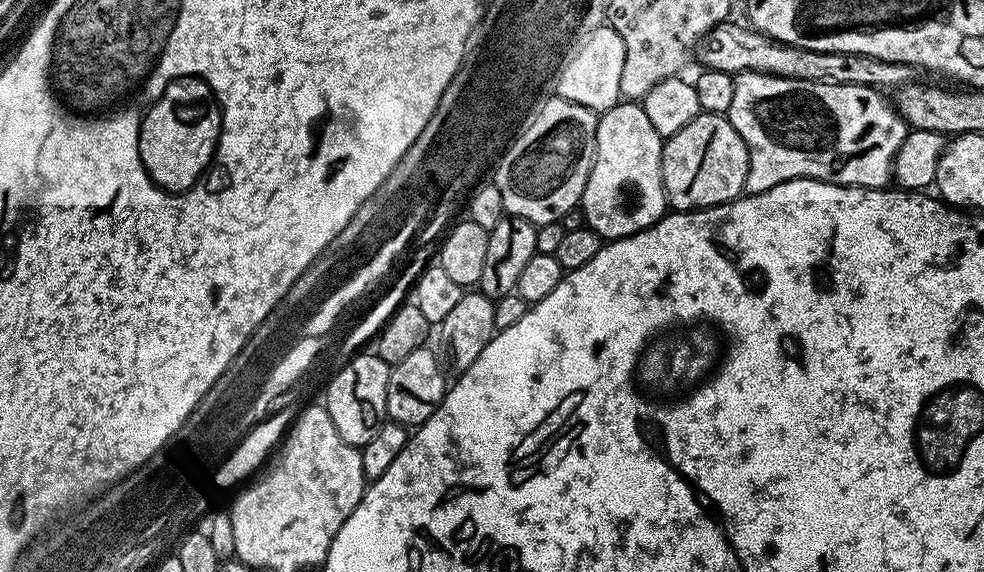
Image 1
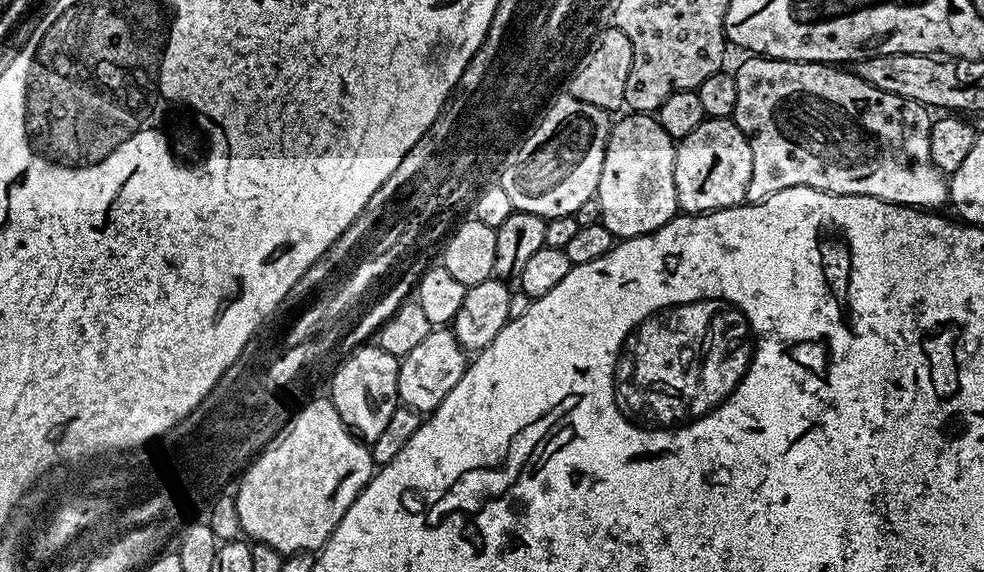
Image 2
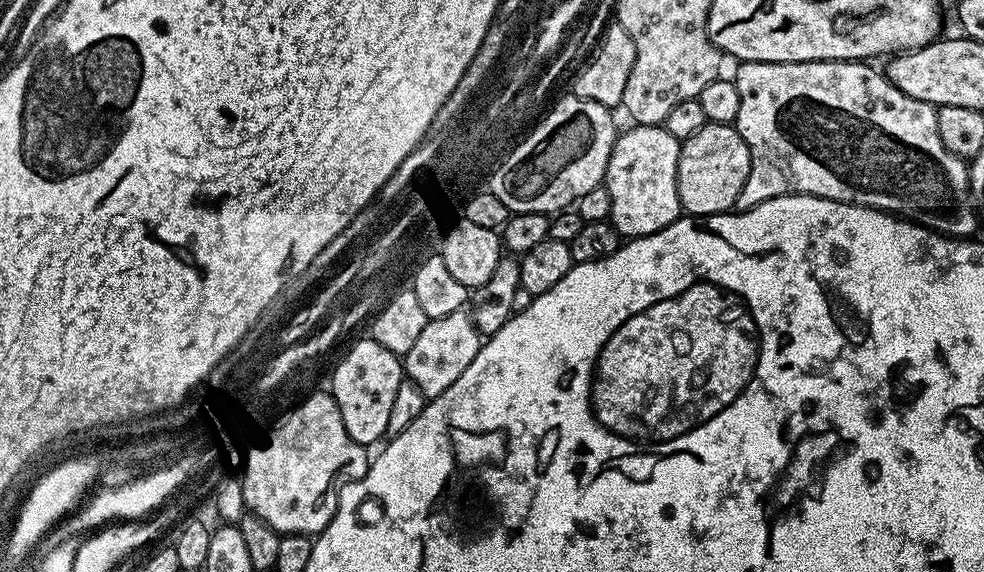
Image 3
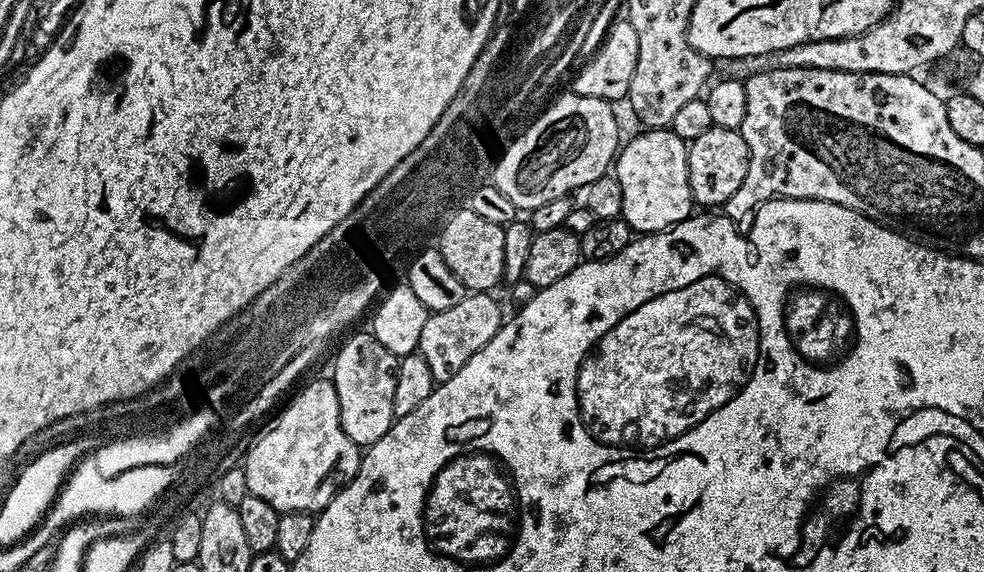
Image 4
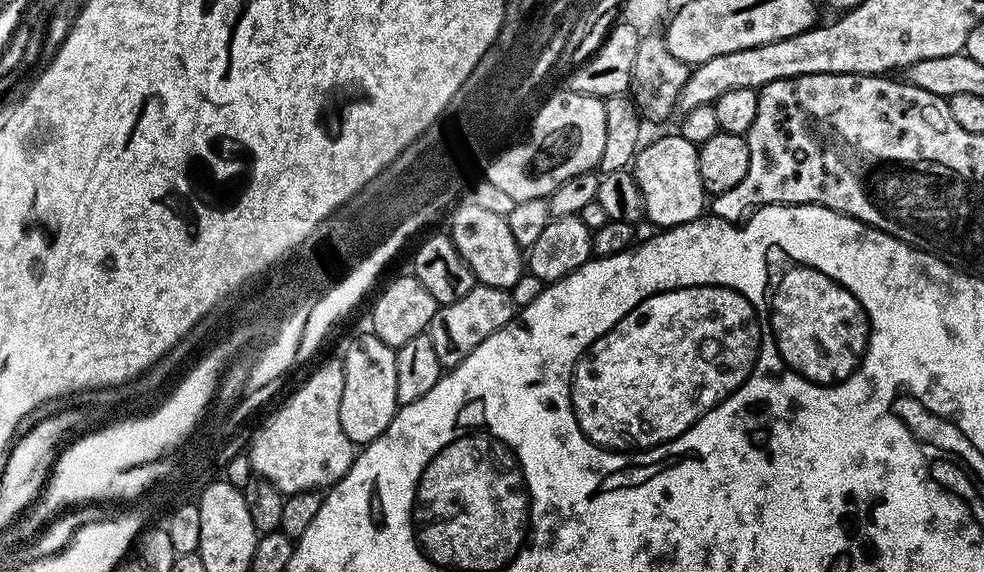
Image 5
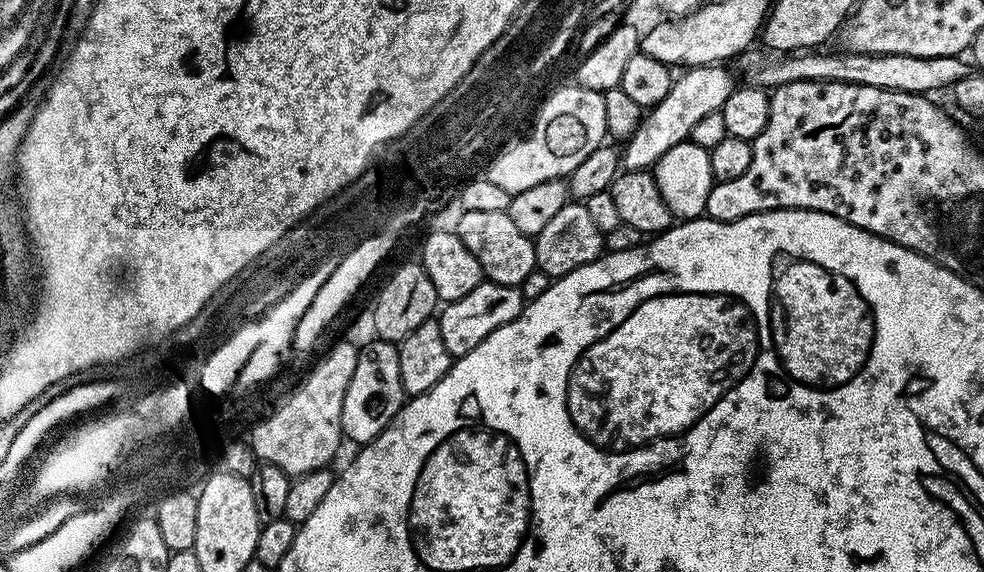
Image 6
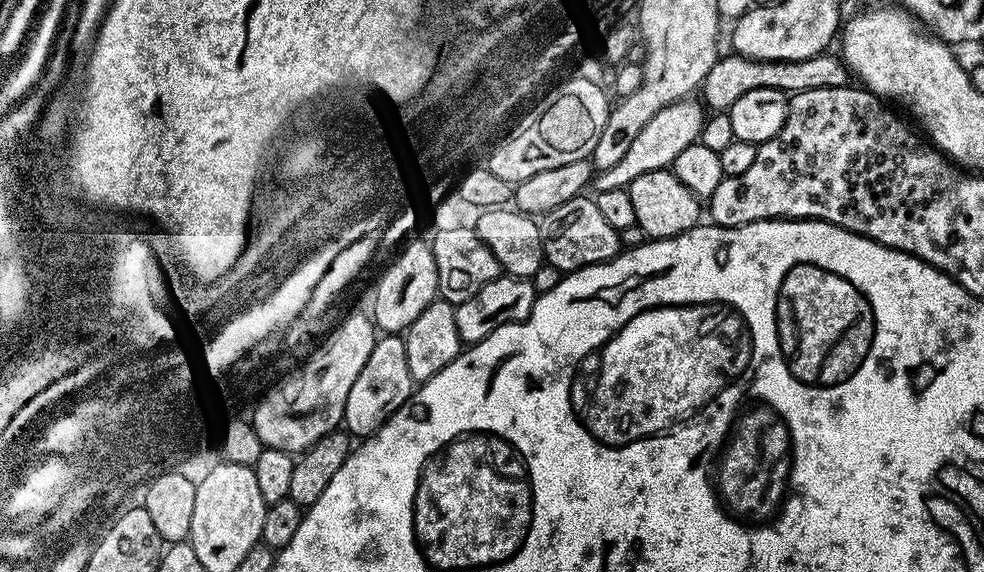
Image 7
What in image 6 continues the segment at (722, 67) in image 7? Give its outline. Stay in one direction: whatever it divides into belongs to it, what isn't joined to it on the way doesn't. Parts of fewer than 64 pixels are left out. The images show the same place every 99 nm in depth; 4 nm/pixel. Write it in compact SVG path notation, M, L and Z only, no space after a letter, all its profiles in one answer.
M849 51L846 56L818 56L816 52L794 54L778 58L773 64L764 64L757 74L755 83L765 90L782 86L786 82L803 80L829 80L878 86L895 92L914 92L917 94L936 94L939 88L951 89L952 84L966 75L963 59L960 56L943 56L942 58L922 58L921 56L867 56L864 52Z

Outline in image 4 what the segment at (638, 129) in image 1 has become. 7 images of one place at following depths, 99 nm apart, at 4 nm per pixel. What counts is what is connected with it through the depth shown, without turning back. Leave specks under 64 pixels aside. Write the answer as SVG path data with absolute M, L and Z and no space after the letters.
M668 128L641 133L619 149L614 161L614 175L618 178L618 186L622 186L620 216L632 227L633 233L665 232L694 212L688 177L688 144Z

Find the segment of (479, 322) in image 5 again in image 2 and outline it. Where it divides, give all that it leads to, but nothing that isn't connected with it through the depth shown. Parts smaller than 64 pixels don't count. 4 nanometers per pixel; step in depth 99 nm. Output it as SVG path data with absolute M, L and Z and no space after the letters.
M437 327L400 360L400 369L396 375L396 399L403 407L430 414L444 401L446 394L458 386L465 367L466 353L456 341L456 335L447 327Z

